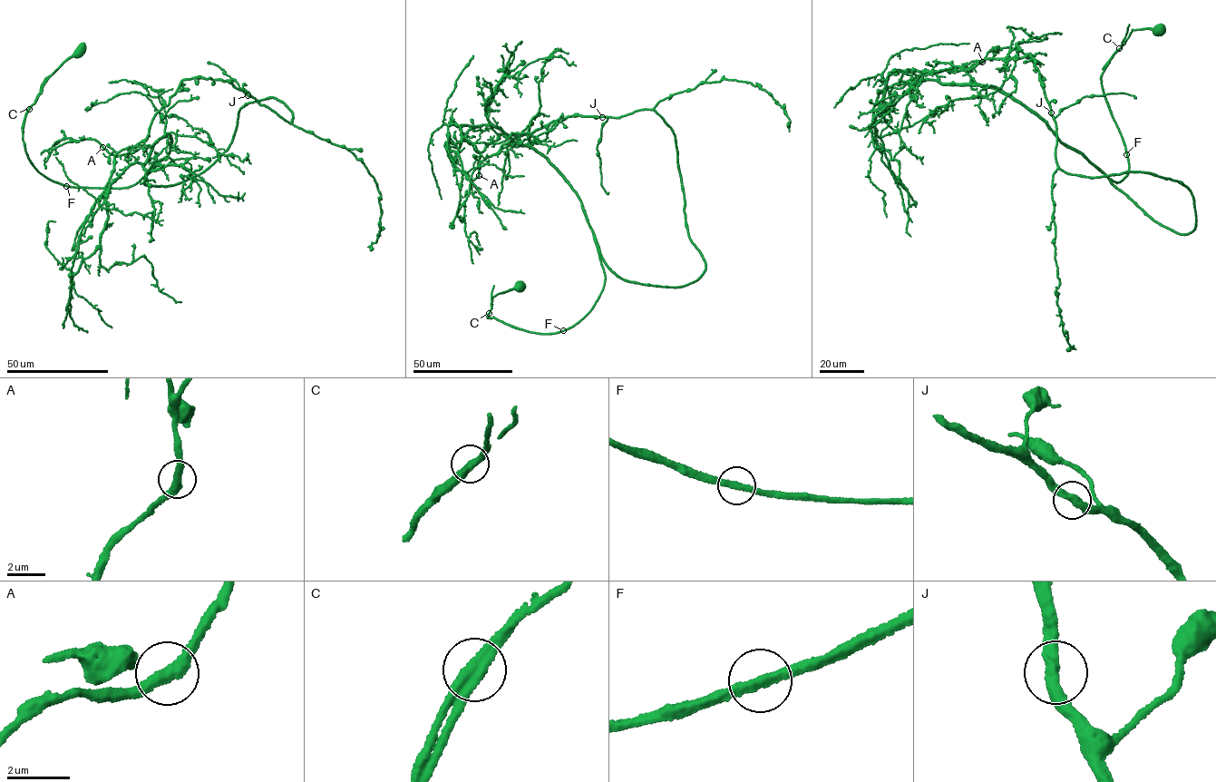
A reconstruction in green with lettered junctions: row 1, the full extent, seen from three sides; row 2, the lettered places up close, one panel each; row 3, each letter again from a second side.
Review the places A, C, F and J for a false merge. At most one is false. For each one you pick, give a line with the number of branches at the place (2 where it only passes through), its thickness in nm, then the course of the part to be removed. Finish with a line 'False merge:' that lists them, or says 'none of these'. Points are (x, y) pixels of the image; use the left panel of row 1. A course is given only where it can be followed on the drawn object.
C: 2 | 360 nm | (29, 109), (56, 69)
False merge: C

